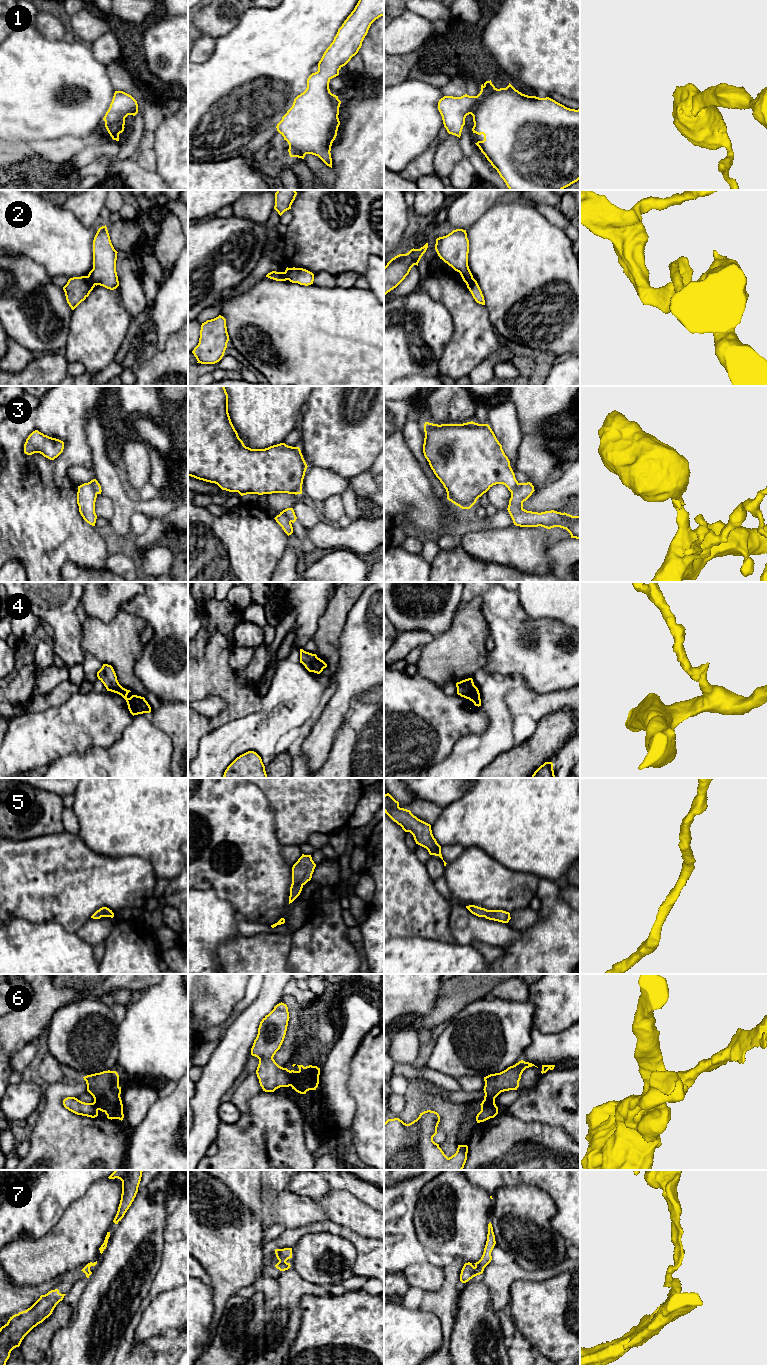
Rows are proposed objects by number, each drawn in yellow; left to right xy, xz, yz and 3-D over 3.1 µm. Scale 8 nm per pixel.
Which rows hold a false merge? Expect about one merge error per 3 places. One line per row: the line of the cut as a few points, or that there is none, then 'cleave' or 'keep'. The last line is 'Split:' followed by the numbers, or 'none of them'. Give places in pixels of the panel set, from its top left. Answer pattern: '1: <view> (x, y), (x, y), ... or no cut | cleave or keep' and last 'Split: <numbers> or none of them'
1: no cut | keep
2: xy (87, 276), (94, 285) | cleave
3: xz (280, 512), (290, 522) | cleave
4: no cut | keep
5: no cut | keep
6: xz (289, 1071), (291, 1085) | cleave
7: no cut | keep
Split: 2, 3, 6

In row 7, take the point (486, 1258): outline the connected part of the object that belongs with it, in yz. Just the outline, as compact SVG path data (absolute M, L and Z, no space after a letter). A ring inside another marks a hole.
M490 1222L488 1224L487 1241L486 1241L483 1255L478 1262L474 1263L475 1264L474 1266L470 1262L464 1264L464 1266L461 1270L461 1274L460 1274L460 1281L462 1283L466 1283L473 1277L483 1273L484 1268L492 1260L491 1252L492 1252L495 1244L496 1244L495 1235L493 1232L492 1224Z

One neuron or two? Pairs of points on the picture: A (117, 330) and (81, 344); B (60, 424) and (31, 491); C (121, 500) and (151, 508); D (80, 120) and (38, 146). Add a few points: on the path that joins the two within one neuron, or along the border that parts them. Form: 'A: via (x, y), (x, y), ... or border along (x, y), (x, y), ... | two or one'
A: via (108, 330), (101, 330), (90, 341) | one
B: via (69, 441), (69, 456), (48, 477) | one
C: via (128, 504), (144, 507) | one
D: border along (72, 136), (37, 139), (28, 142) | two

